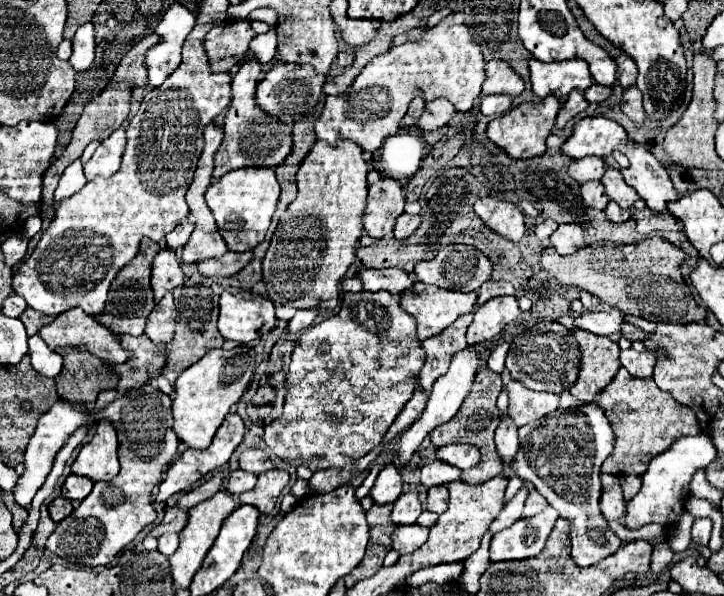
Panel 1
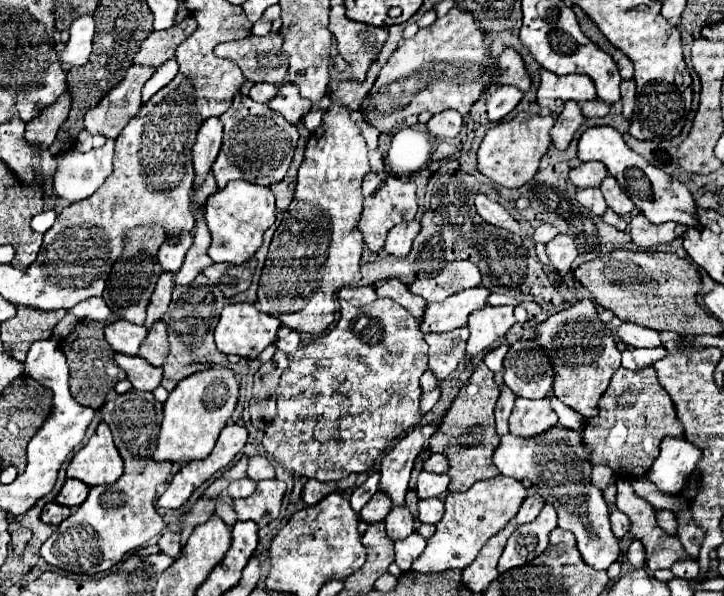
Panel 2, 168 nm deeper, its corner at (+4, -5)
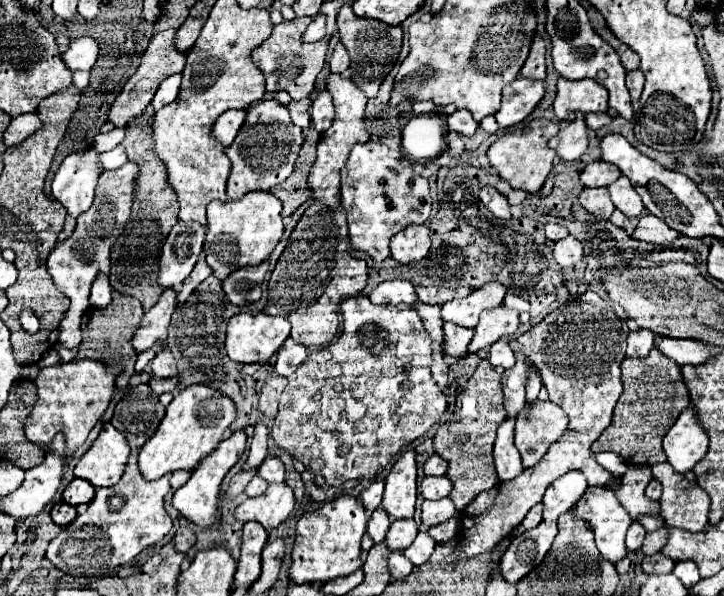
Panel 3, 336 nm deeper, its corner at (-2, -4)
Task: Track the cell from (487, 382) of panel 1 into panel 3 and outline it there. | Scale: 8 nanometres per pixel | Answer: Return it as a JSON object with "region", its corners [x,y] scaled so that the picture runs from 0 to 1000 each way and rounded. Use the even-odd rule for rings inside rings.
{"region":[[[666,602],[646,636],[641,656],[630,666],[630,686],[624,706],[616,706],[605,716],[599,730],[599,757],[619,777],[616,800],[624,807],[622,837],[633,857],[641,857],[649,841],[655,841],[666,824],[677,824],[688,814],[680,750],[685,737],[685,720],[699,703],[696,690],[696,659],[693,659],[693,633],[682,622],[674,602]]]}

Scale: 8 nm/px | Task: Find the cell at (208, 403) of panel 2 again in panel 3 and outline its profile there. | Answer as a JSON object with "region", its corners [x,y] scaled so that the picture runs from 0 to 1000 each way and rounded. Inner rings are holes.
{"region":[[[262,646],[240,663],[238,676],[229,683],[229,696],[215,720],[215,727],[199,743],[191,763],[191,784],[202,807],[215,807],[229,794],[240,794],[246,787],[268,790],[273,777],[287,767],[307,733],[307,727],[326,703],[326,686],[312,663],[279,646]]]}

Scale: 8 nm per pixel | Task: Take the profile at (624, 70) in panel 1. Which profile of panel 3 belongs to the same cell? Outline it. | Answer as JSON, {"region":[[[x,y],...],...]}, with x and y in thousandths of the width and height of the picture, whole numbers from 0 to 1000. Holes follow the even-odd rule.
{"region":[[[862,82],[856,96],[859,96],[859,109],[862,109],[865,119],[873,119],[873,116],[884,112],[884,96],[873,82]]]}

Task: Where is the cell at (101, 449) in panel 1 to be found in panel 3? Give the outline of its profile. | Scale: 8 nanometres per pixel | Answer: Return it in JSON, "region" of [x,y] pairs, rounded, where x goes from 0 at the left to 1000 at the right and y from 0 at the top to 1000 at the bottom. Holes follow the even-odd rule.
{"region":[[[144,710],[130,747],[108,773],[102,797],[108,804],[119,804],[130,817],[155,817],[169,800],[177,763],[180,750],[171,727],[152,710]]]}

